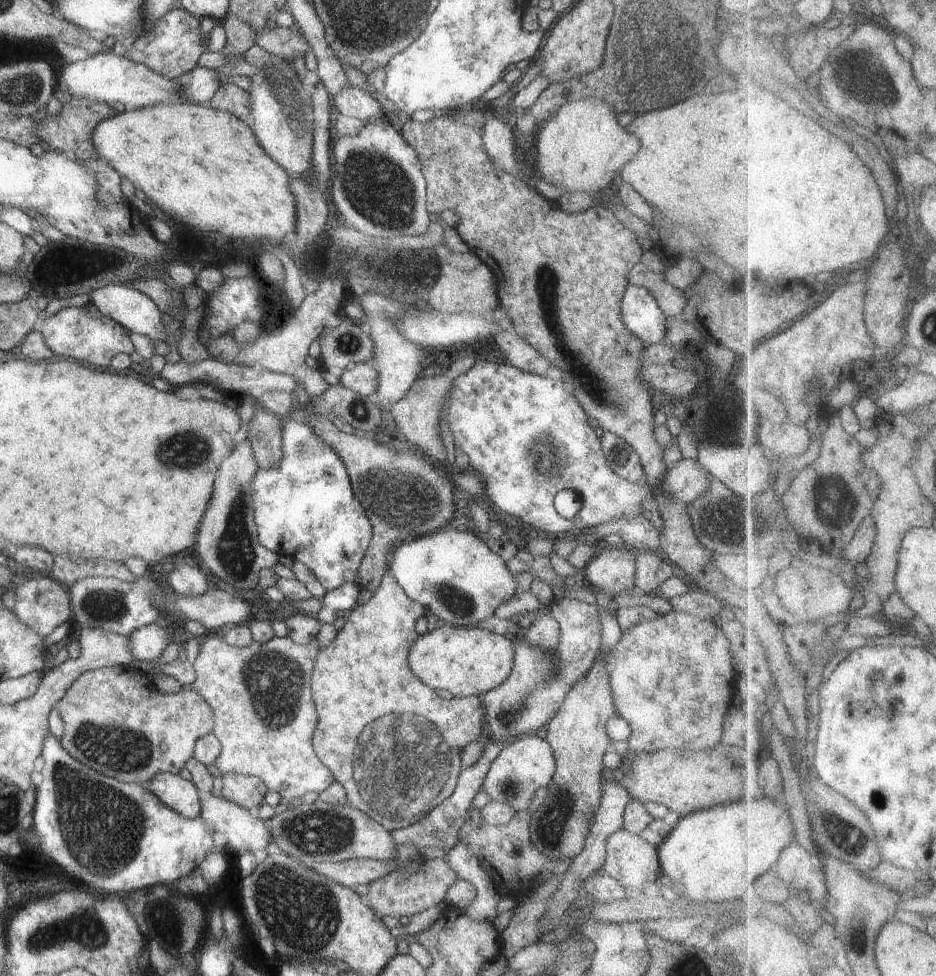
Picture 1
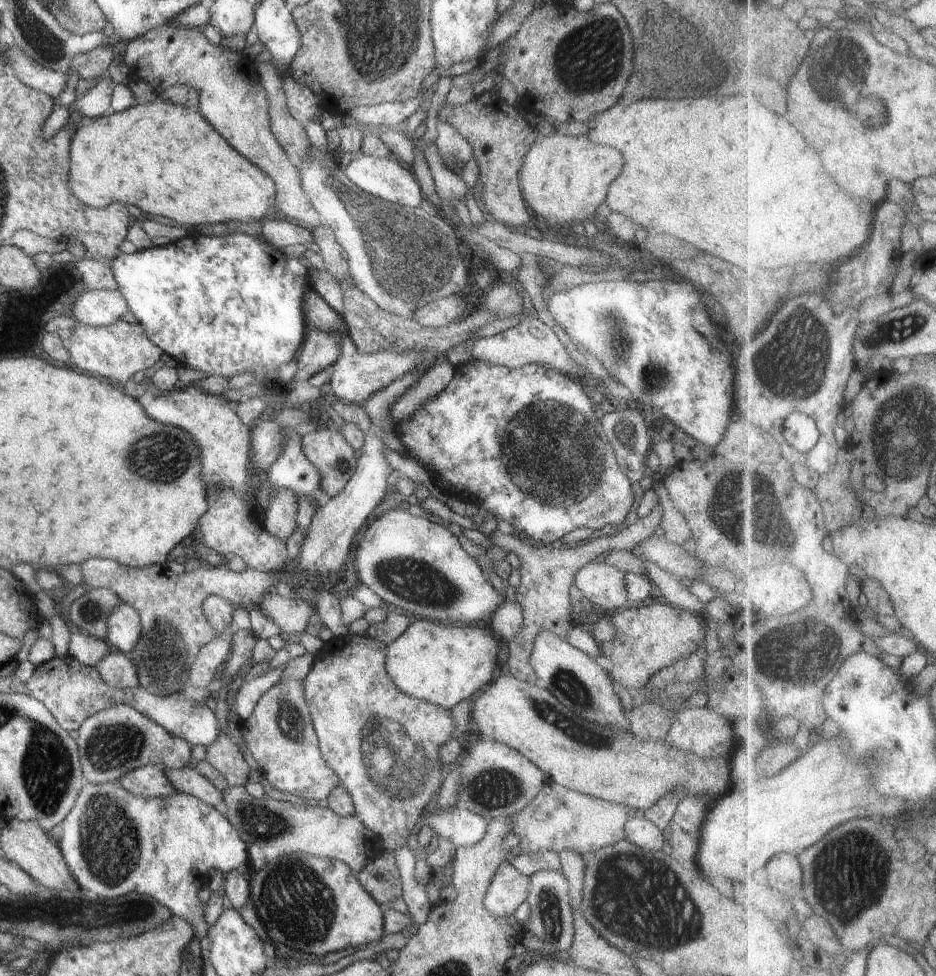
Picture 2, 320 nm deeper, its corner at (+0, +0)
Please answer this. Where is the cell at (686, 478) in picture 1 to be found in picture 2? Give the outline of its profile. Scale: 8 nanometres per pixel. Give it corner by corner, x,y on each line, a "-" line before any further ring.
472,359
467,364
456,365
455,368
456,373
452,381
440,392
439,396
430,398
418,412
414,412
414,416
410,416
410,420
394,426
395,434
398,434
403,446
409,451
410,457
414,458
429,474
431,480
444,494
448,497
471,500
478,507
482,506
488,510
496,519
504,519
508,524
512,524
516,534
528,536
534,543
541,544
557,544
564,535
578,528
585,527
595,531
608,525
617,527
627,520
627,513
630,512
636,499
632,491
633,484
620,469
614,450
603,434
600,420
594,418
596,406
592,406
593,402
586,396
583,382
535,363
526,364
518,369
510,369

